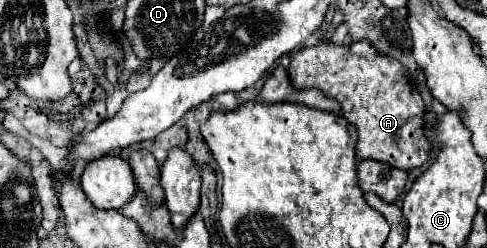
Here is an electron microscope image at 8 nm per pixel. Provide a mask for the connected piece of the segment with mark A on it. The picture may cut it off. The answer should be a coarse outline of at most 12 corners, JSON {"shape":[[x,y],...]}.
{"shape":[[367,40],[293,54],[359,134],[359,188],[393,202],[423,166],[425,104]]}

